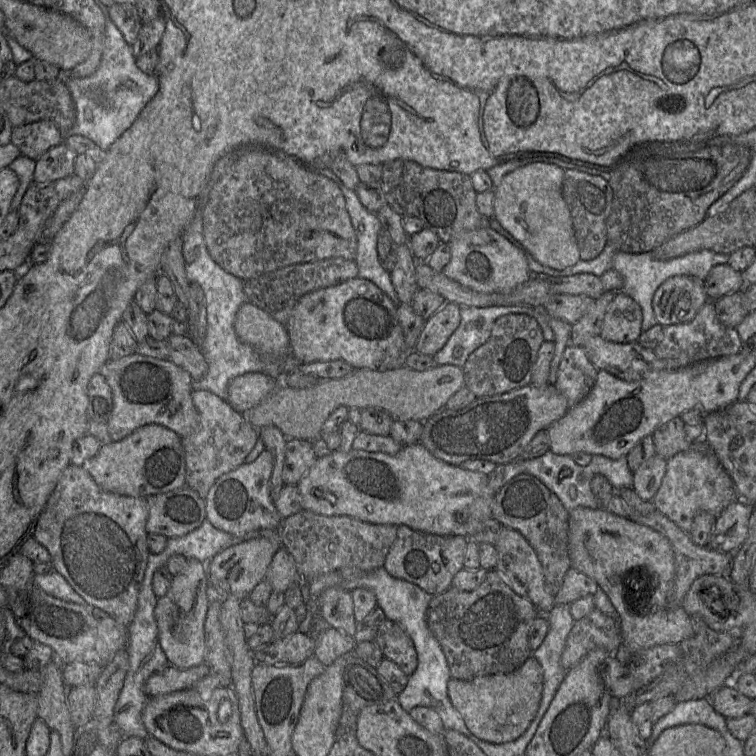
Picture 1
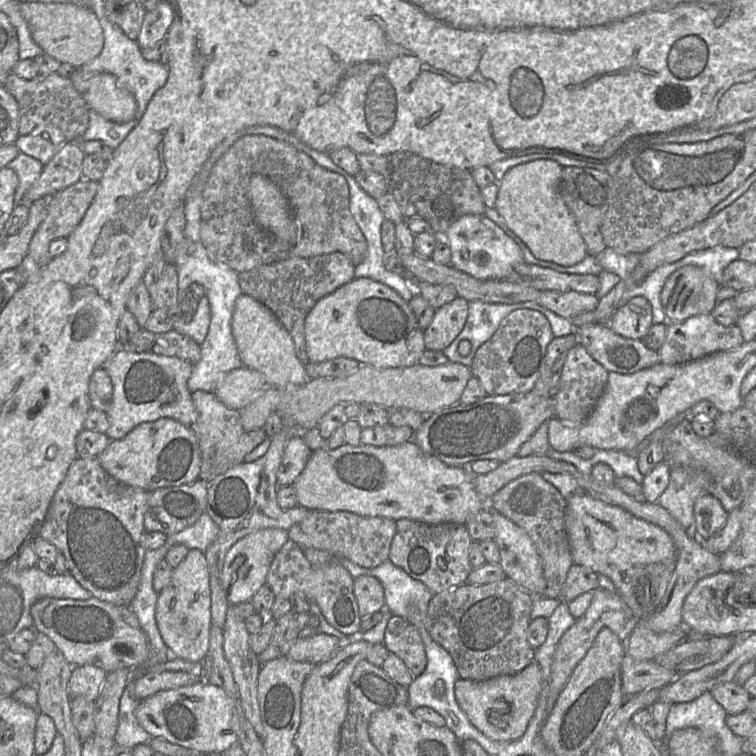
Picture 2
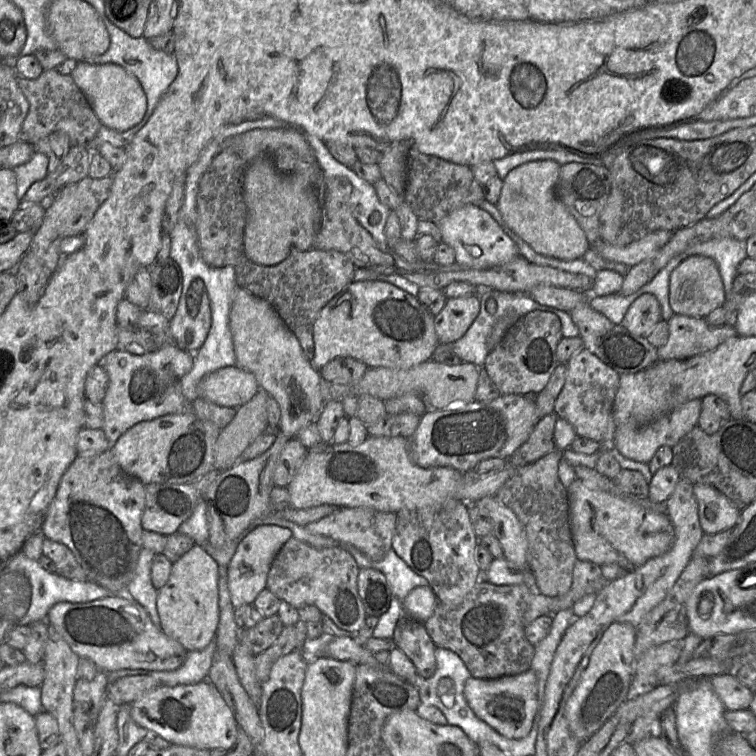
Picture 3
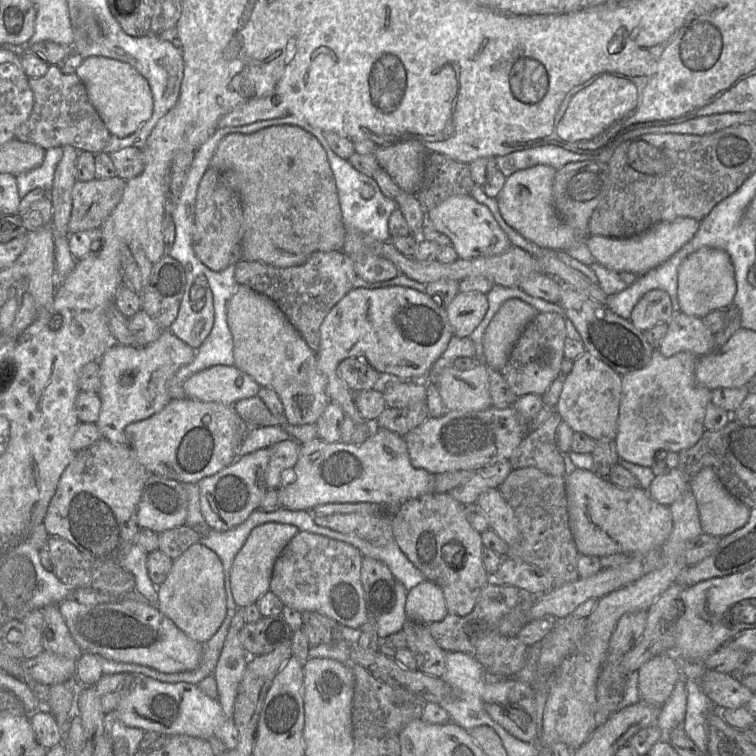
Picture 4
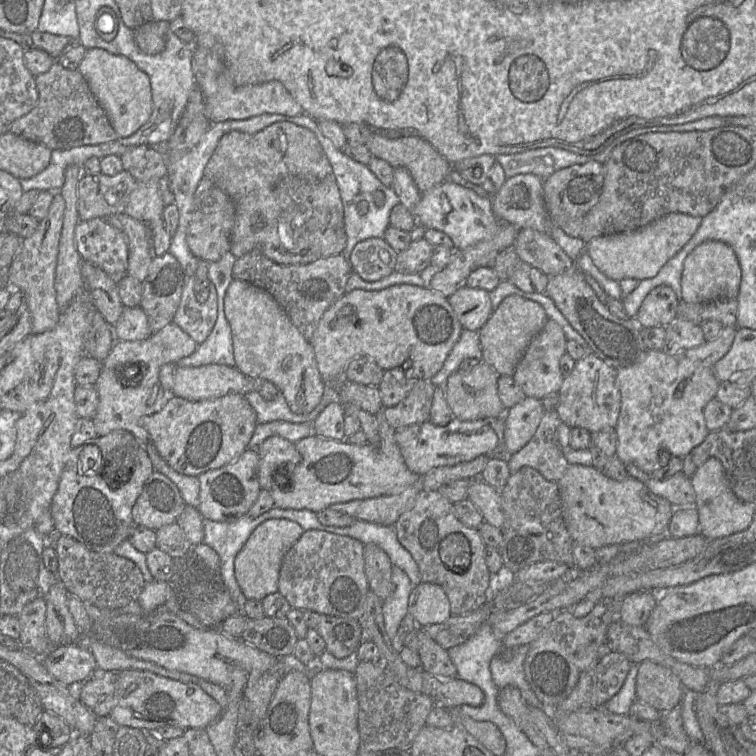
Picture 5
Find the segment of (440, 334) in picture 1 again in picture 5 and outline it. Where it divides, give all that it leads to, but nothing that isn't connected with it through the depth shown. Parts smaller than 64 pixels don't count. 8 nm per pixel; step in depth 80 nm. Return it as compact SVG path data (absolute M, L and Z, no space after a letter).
M462 287L448 298L464 330L479 331L492 316L490 292Z

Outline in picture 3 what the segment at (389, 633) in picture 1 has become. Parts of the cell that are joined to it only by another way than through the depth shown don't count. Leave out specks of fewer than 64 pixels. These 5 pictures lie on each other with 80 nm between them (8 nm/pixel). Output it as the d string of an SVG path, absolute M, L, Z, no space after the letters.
M405 614L398 620L392 636L396 648L403 651L415 666L416 673L424 679L436 671L436 645L424 623Z

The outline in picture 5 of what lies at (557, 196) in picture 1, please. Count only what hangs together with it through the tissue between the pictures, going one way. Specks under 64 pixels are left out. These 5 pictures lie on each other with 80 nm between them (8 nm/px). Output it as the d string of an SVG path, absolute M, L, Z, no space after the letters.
M534 174L506 179L492 196L494 216L517 229L530 228L549 234L551 223L543 201L544 180Z

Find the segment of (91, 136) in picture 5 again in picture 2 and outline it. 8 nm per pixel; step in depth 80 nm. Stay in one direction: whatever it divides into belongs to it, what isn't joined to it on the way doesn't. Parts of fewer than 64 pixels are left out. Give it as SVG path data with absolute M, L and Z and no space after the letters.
M54 72L38 74L34 79L26 80L9 73L4 86L19 106L19 135L27 135L38 126L54 125L63 132L67 141L81 140L89 125L90 107L70 78L63 78Z

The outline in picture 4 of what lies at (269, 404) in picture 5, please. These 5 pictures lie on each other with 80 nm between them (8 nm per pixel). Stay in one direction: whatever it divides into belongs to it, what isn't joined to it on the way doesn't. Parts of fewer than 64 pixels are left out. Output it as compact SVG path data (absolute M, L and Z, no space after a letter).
M258 395L241 399L234 408L249 428L289 424L283 414L273 415Z

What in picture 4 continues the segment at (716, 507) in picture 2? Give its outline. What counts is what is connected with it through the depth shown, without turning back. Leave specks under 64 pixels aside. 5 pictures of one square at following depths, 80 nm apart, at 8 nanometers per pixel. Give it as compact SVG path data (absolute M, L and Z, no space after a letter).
M711 467L701 469L689 488L697 503L703 533L724 537L749 520L751 508L729 493Z

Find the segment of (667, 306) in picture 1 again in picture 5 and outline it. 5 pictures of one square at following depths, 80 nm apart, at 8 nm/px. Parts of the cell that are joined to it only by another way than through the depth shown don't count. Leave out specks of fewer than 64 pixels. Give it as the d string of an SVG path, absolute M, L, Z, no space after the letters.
M708 240L698 245L685 259L681 276L681 300L704 303L737 298L741 268L734 250L726 243Z

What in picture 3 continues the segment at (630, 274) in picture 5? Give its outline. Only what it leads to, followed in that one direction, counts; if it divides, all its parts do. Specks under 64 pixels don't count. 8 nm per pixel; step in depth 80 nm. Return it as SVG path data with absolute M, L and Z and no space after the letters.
M657 230L626 246L614 246L600 238L591 248L608 261L632 267L661 249L672 234L673 231Z

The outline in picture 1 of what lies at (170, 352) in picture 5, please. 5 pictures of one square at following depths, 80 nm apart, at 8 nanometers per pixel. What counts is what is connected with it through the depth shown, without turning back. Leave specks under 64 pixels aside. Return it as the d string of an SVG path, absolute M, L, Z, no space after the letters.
M133 353L118 360L108 360L100 371L112 392L113 409L107 422L112 441L121 441L137 428L148 424L162 425L181 438L189 436L198 428L199 414L192 401L192 378L190 374L173 362Z

